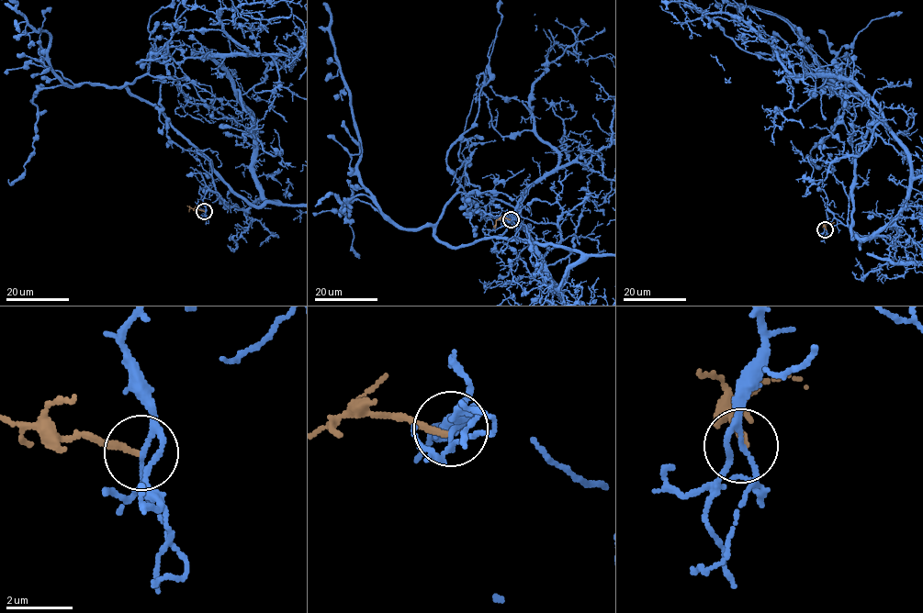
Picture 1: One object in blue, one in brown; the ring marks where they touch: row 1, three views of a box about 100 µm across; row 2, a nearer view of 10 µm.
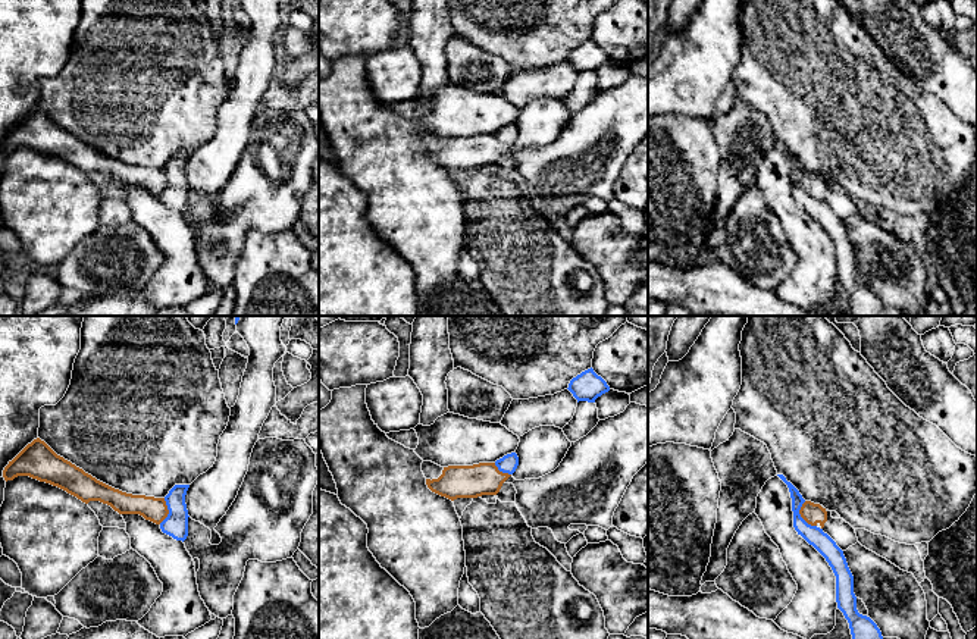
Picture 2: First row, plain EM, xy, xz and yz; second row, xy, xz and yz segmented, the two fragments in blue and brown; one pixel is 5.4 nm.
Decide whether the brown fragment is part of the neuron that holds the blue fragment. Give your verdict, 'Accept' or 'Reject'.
Reject

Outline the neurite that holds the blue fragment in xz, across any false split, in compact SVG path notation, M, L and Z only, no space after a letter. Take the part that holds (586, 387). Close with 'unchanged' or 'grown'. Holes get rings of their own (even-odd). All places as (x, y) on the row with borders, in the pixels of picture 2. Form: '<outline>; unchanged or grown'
M588 369L573 378L567 388L579 401L595 402L598 397L610 391L607 382L598 376L594 369Z; unchanged

